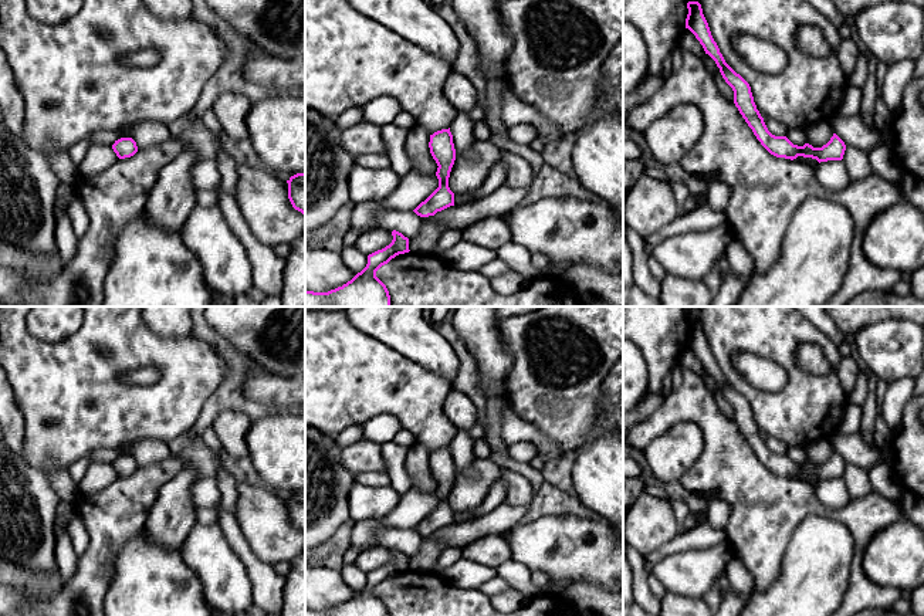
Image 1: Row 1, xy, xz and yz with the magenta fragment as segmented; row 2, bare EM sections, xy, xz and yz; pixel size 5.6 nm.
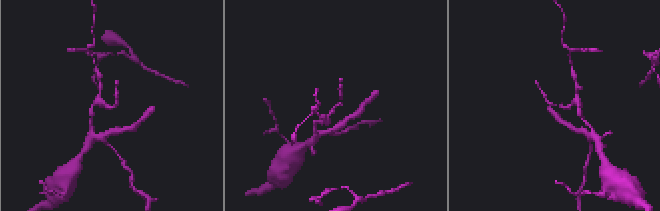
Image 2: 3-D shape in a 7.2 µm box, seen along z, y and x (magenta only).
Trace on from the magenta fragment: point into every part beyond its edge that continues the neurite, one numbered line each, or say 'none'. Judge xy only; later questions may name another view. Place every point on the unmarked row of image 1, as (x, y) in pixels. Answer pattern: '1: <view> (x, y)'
none

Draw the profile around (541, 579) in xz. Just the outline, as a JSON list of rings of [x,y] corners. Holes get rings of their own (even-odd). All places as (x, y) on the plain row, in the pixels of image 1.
[[[534,571],[531,573],[531,581],[537,586],[539,595],[548,595],[549,592],[549,585],[551,585],[551,578],[546,572],[544,571]]]

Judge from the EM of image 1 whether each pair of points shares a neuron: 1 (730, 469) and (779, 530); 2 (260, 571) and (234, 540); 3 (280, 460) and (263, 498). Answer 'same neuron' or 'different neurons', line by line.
1: same neuron
2: same neuron
3: different neurons

